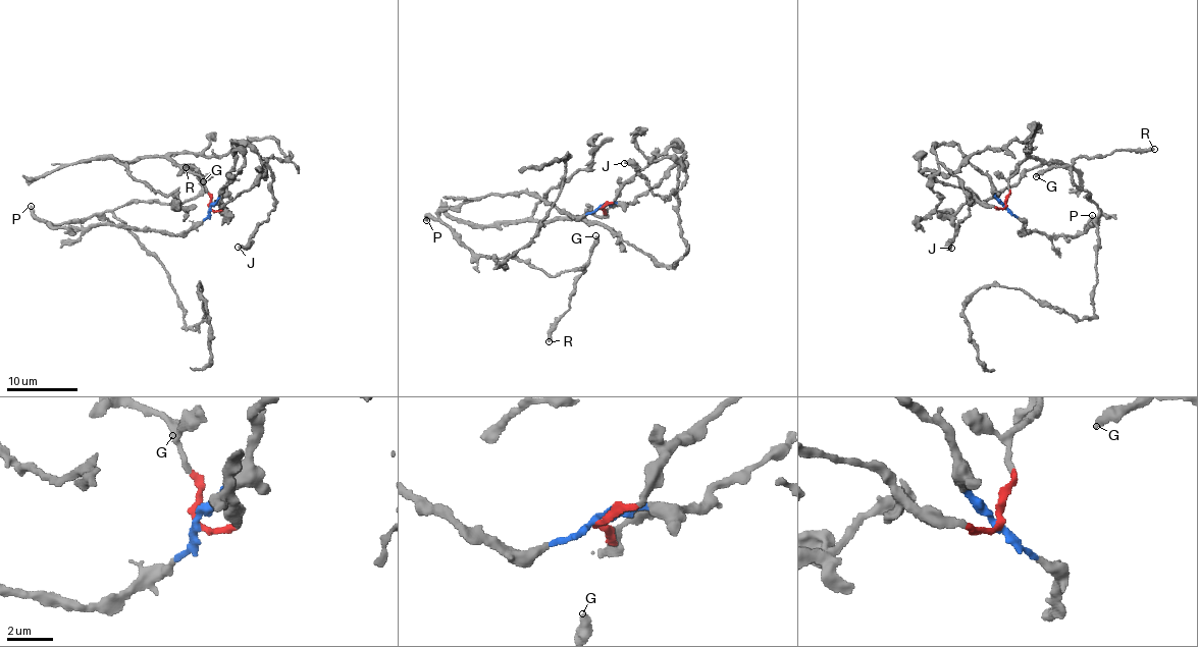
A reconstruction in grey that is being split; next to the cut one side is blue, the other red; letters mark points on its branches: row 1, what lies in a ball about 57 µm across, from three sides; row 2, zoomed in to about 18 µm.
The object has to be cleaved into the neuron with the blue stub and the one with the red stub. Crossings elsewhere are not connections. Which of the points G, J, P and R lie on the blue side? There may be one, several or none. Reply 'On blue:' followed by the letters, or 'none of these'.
On blue: G, J, P, R

